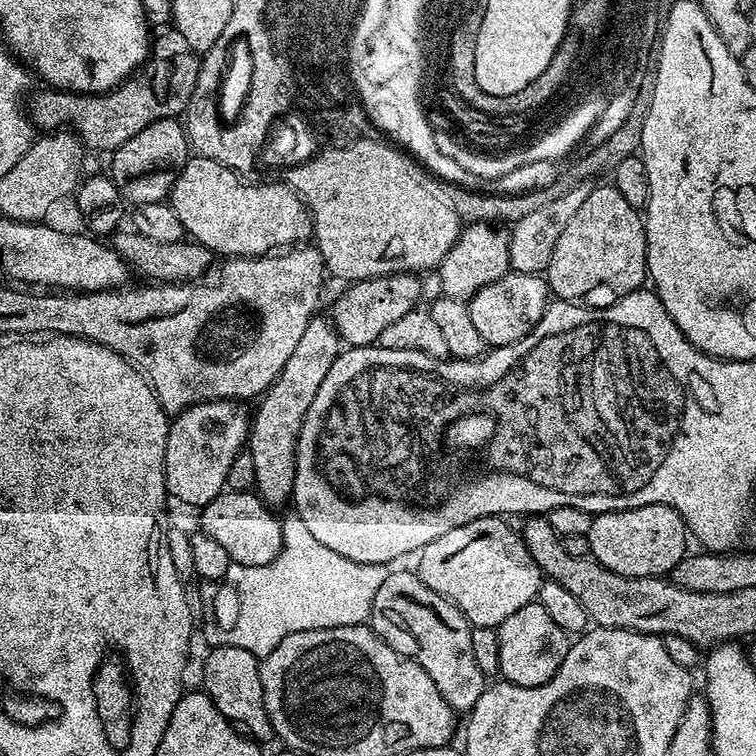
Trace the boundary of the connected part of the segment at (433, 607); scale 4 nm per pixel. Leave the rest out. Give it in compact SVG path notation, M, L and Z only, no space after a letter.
M415 571L392 572L384 577L378 594L374 594L370 627L395 652L410 657L438 686L438 694L457 714L472 711L474 702L484 693L486 677L474 662L474 646L470 646L472 625L442 594L434 594Z

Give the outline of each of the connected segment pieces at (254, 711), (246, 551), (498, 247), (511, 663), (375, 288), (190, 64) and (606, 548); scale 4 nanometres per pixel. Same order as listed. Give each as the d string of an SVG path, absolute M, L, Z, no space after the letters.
M220 642L204 660L202 688L214 702L222 718L229 720L238 732L247 733L257 742L273 739L272 723L266 714L262 698L260 660L254 654L250 654L250 650L242 650L242 646L231 642Z
M225 490L218 493L201 511L200 528L214 542L226 550L234 564L242 566L266 566L278 558L280 547L284 545L284 530L281 521L271 507L265 504L255 491L234 492Z
M484 223L465 225L454 246L436 269L441 295L465 302L471 300L473 294L482 286L496 282L509 270L509 231Z
M538 602L522 606L515 614L510 614L506 622L502 622L498 629L500 633L500 670L499 675L507 683L533 688L542 686L562 666L570 647L570 636L557 626L542 610Z
M392 272L388 276L376 276L372 280L358 280L347 285L340 296L336 309L330 312L330 319L336 325L336 333L345 345L367 348L380 339L382 330L398 322L398 318L417 311L421 303L421 277L411 272Z
M174 26L161 27L158 32L151 37L148 59L112 91L77 94L44 90L48 92L38 93L36 101L26 108L33 125L44 134L69 128L85 149L111 154L122 142L130 142L138 130L146 130L146 126L159 120L183 117L198 82L201 57Z
M651 504L650 506L627 508L621 512L602 512L593 515L587 537L591 559L606 566L606 570L614 570L614 574L623 576L667 577L672 569L678 566L678 562L684 559L689 551L688 544L690 545L690 533L684 527L683 518L665 504Z

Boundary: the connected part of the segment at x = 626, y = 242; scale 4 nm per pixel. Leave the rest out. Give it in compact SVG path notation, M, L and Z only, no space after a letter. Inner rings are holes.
M611 183L593 187L586 202L570 218L562 238L554 246L546 279L556 300L579 301L595 288L609 288L615 294L634 292L645 283L648 251L643 215Z

